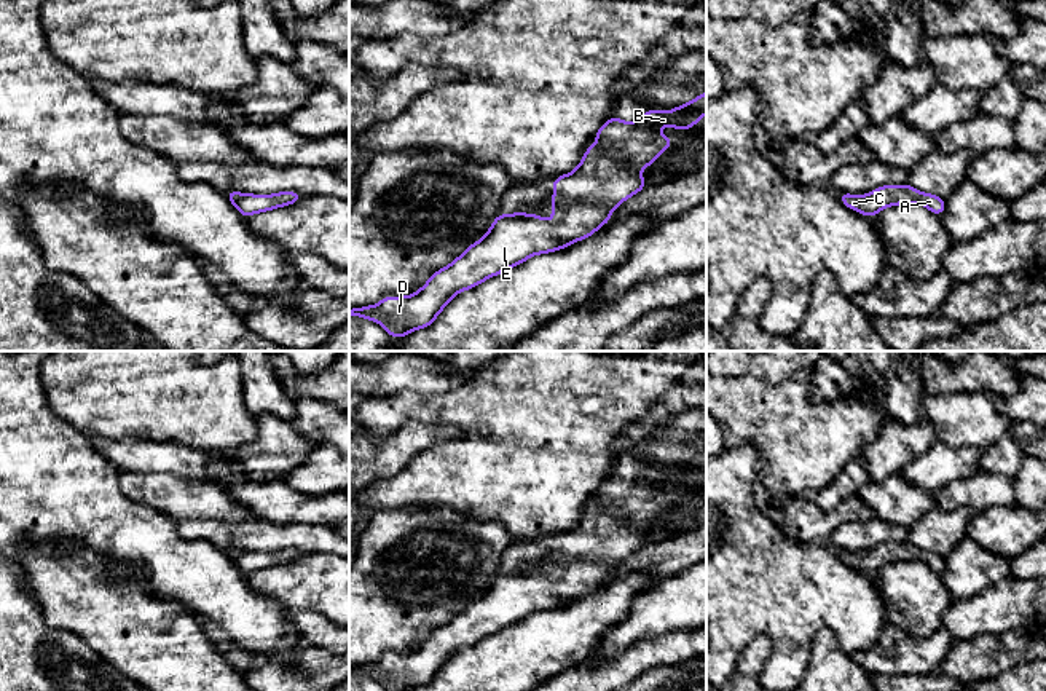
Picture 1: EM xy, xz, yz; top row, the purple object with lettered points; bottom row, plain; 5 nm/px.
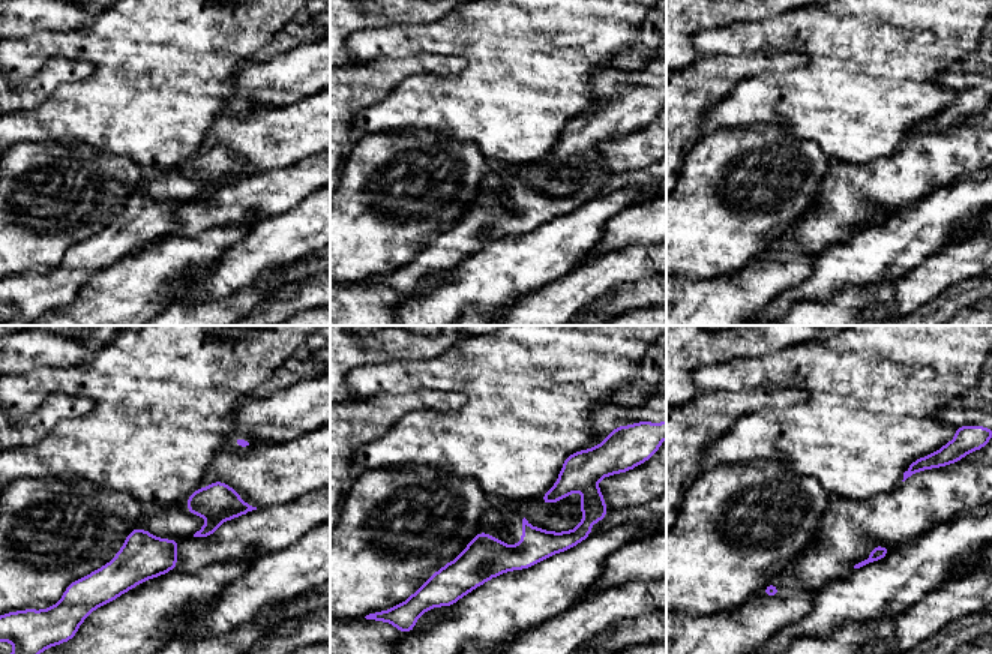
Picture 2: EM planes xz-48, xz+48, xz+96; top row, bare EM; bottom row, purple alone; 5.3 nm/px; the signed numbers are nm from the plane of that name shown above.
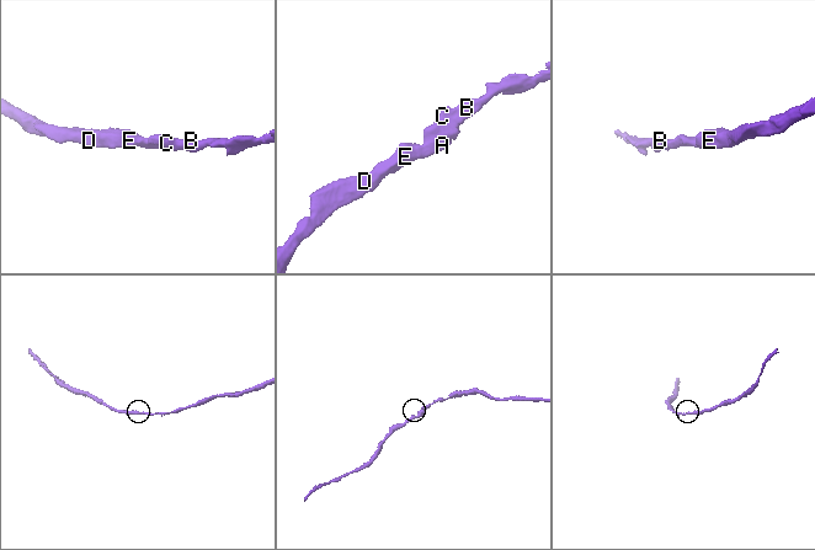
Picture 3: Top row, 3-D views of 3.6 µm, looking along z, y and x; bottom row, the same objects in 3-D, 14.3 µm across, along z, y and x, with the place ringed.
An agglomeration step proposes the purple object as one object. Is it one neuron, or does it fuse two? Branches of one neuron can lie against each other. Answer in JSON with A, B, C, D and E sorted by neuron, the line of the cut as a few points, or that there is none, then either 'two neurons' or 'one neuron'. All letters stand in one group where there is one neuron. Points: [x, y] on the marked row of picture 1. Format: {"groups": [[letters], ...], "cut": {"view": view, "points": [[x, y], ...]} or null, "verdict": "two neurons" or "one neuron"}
{"groups": [["A", "B", "C", "D", "E"]], "cut": null, "verdict": "one neuron"}

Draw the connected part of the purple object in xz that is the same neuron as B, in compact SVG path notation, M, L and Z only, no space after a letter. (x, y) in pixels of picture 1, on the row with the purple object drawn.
M706 91L700 97L670 112L646 110L633 123L625 123L617 116L608 120L598 129L596 142L587 148L580 164L572 172L555 177L553 217L550 220L544 220L537 214L499 214L482 239L469 246L448 267L435 271L416 294L384 297L378 305L349 308L349 316L375 321L394 338L405 337L411 330L431 326L456 294L513 268L536 254L560 251L592 236L600 227L609 222L612 211L620 203L647 185L639 171L654 163L673 144L668 136L657 134L655 131L660 126L673 126L674 129L694 128L705 113Z

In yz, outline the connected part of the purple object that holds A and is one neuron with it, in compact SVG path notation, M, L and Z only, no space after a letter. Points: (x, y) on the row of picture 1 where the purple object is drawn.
M909 184L883 185L861 196L840 192L840 199L847 207L871 217L879 214L883 207L895 204L923 204L936 215L941 215L946 207L942 198L930 193L922 193L912 188Z

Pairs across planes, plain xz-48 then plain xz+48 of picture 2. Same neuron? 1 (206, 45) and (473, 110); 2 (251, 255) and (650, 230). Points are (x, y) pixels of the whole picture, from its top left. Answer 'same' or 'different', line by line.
1: same
2: same

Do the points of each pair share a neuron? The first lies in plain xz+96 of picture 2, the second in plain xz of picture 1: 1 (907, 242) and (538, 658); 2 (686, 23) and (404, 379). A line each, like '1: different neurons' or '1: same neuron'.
1: same neuron
2: same neuron

